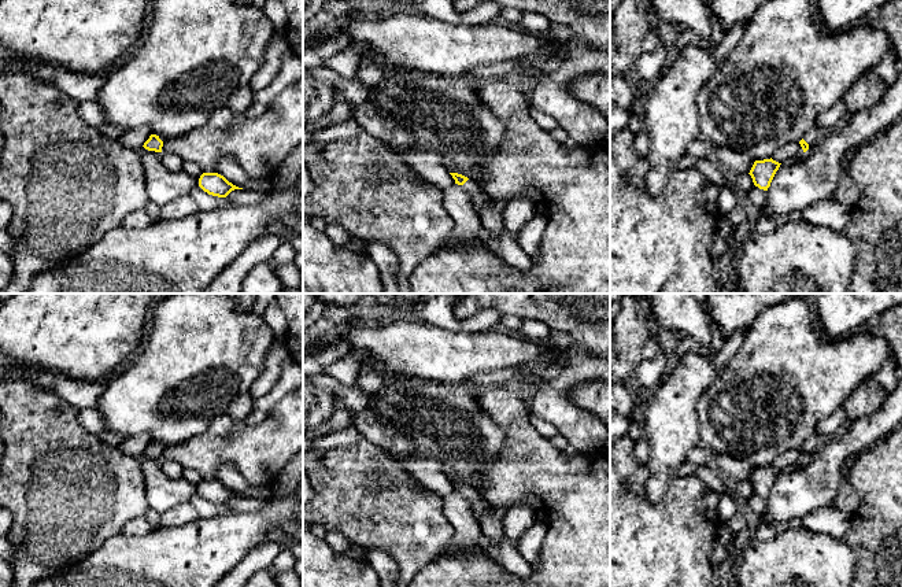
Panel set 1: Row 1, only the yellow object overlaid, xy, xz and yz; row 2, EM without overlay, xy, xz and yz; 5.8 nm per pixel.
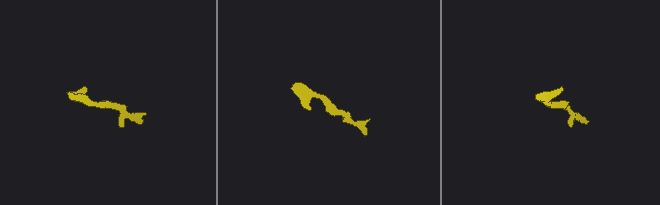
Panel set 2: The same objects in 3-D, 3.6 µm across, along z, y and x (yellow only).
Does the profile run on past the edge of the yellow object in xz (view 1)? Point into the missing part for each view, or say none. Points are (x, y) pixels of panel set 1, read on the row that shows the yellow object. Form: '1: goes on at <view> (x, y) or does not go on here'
1: goes on at xz (479, 199)

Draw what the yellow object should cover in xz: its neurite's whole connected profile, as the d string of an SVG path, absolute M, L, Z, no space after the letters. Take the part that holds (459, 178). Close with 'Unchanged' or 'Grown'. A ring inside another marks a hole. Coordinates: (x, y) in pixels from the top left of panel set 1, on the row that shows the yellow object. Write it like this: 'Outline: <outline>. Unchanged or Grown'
Outline: M450 173L452 178L455 180L455 184L461 185L465 192L469 195L470 204L477 215L480 215L481 210L489 204L495 203L495 200L489 199L478 187L478 184L474 180L469 180L467 177L458 174L458 173Z. Grown

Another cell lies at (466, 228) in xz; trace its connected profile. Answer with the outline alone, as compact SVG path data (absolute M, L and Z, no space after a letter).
M455 184L441 191L443 204L454 221L452 240L466 248L474 248L484 244L480 230L483 224L474 213L469 195Z

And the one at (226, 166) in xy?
M223 156L217 162L215 173L223 176L229 182L245 191L267 193L273 188L273 178L249 178L229 156Z

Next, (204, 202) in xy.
M199 185L193 187L189 195L196 202L199 211L212 211L230 204L230 202L226 197L208 195Z

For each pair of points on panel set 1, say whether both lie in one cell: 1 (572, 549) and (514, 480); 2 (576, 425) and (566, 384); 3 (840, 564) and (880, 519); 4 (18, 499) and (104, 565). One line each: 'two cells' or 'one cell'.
1: one cell
2: one cell
3: two cells
4: two cells

